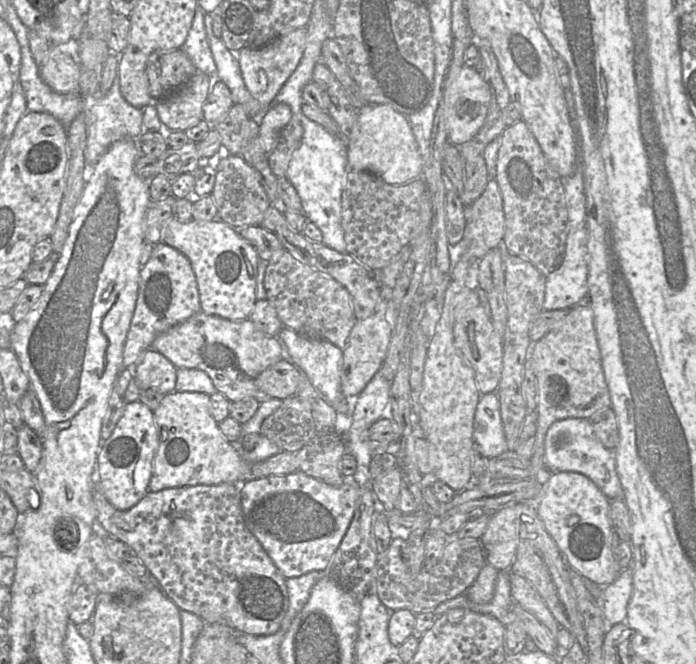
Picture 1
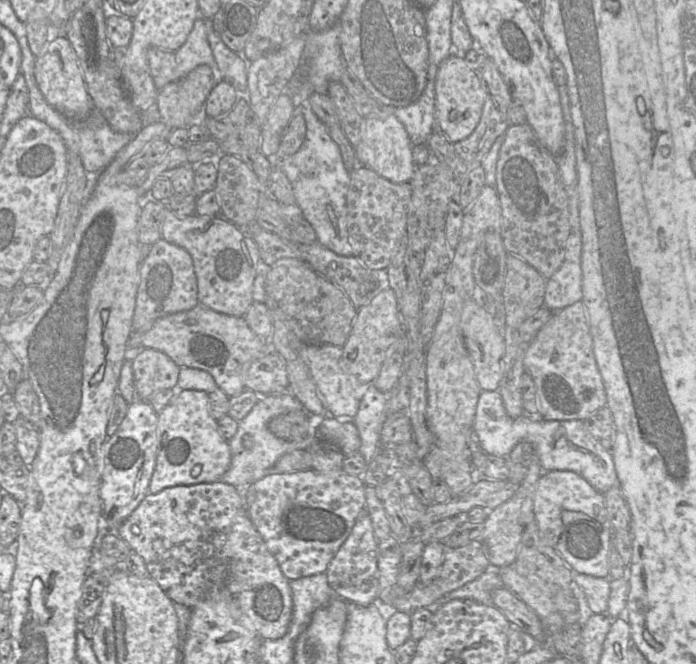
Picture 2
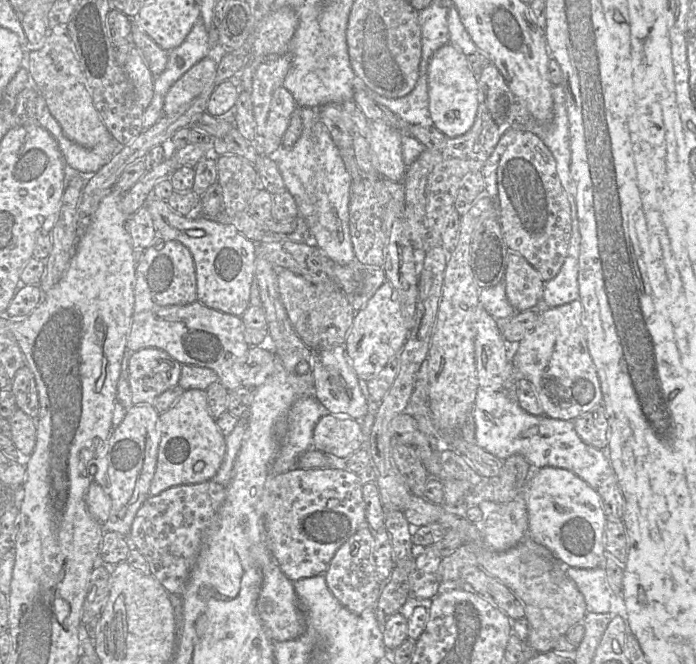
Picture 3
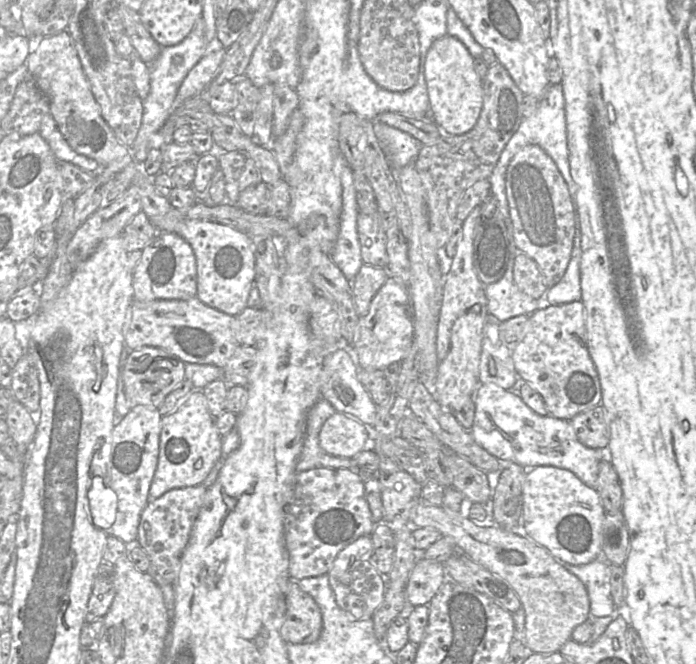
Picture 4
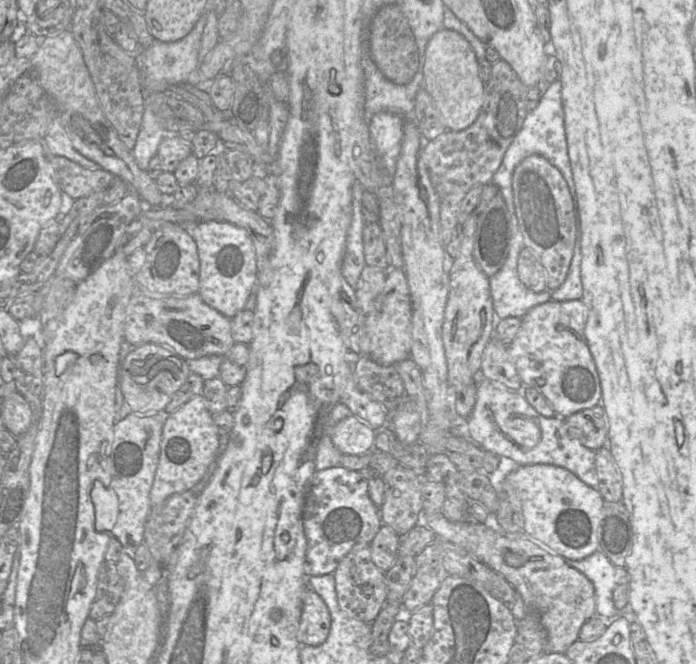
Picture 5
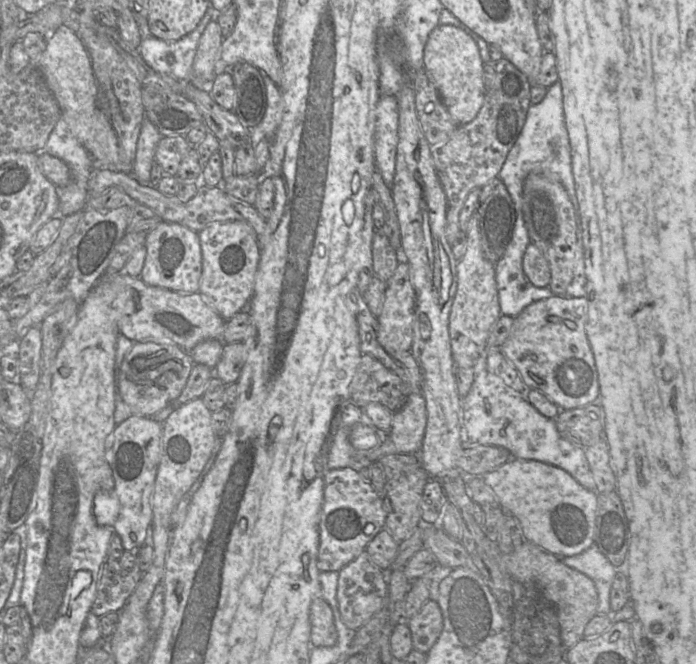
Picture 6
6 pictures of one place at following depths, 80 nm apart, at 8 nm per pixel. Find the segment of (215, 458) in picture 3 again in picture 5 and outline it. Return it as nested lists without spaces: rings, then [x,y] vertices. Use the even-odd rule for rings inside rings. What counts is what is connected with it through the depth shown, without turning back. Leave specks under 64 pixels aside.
[[[196,395],[170,414],[165,414],[159,461],[150,490],[151,507],[173,494],[188,491],[204,476],[216,458],[219,433],[202,395]]]

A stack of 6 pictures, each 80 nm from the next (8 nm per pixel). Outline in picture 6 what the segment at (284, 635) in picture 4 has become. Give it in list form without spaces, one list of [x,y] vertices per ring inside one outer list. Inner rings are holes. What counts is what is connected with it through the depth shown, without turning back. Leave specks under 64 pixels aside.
[[[322,596],[314,598],[310,605],[310,642],[312,647],[330,647],[337,642],[338,634],[332,610]]]

